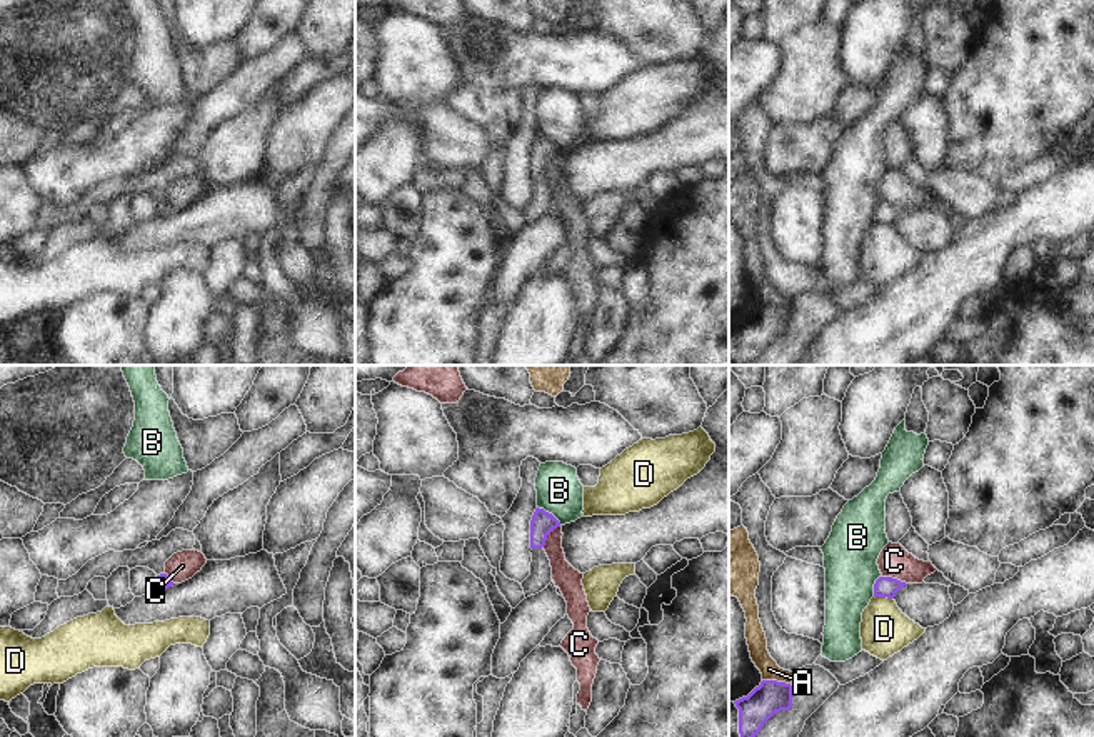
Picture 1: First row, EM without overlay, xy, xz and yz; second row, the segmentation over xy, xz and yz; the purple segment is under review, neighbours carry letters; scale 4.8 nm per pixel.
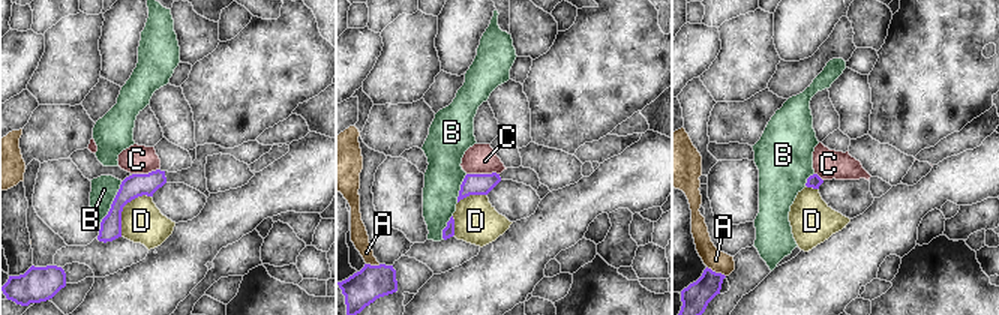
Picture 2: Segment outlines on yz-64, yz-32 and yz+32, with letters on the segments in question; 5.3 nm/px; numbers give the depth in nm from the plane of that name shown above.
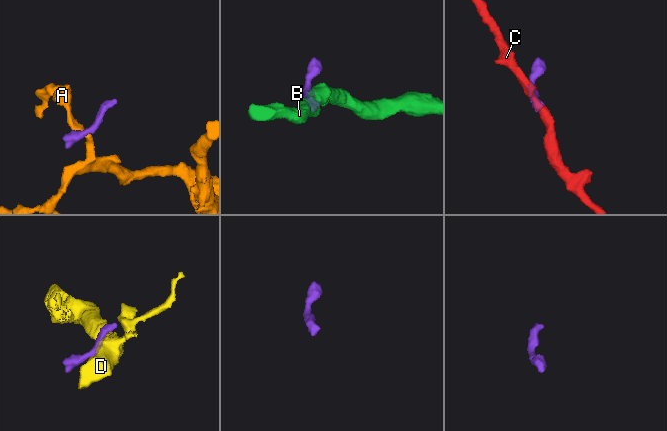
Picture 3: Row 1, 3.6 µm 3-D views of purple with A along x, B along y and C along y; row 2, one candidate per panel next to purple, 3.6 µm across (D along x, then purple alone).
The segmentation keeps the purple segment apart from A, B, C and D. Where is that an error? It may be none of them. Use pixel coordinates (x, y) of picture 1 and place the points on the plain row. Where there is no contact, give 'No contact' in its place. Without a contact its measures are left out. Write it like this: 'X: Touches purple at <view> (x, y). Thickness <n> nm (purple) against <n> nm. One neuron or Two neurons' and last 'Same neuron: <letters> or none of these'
A: Touches purple at yz (776, 307). Thickness 160 nm (purple) against 100 nm. Two neurons
B: Touches purple at xz (547, 139). Thickness 120 nm (purple) against 220 nm. Two neurons
C: Touches purple at xz (549, 159). Thickness 120 nm (purple) against 120 nm. Two neurons
D: Touches purple at yz (884, 222). Thickness 100 nm (purple) against 240 nm. Two neurons
Same neuron: none of these.

